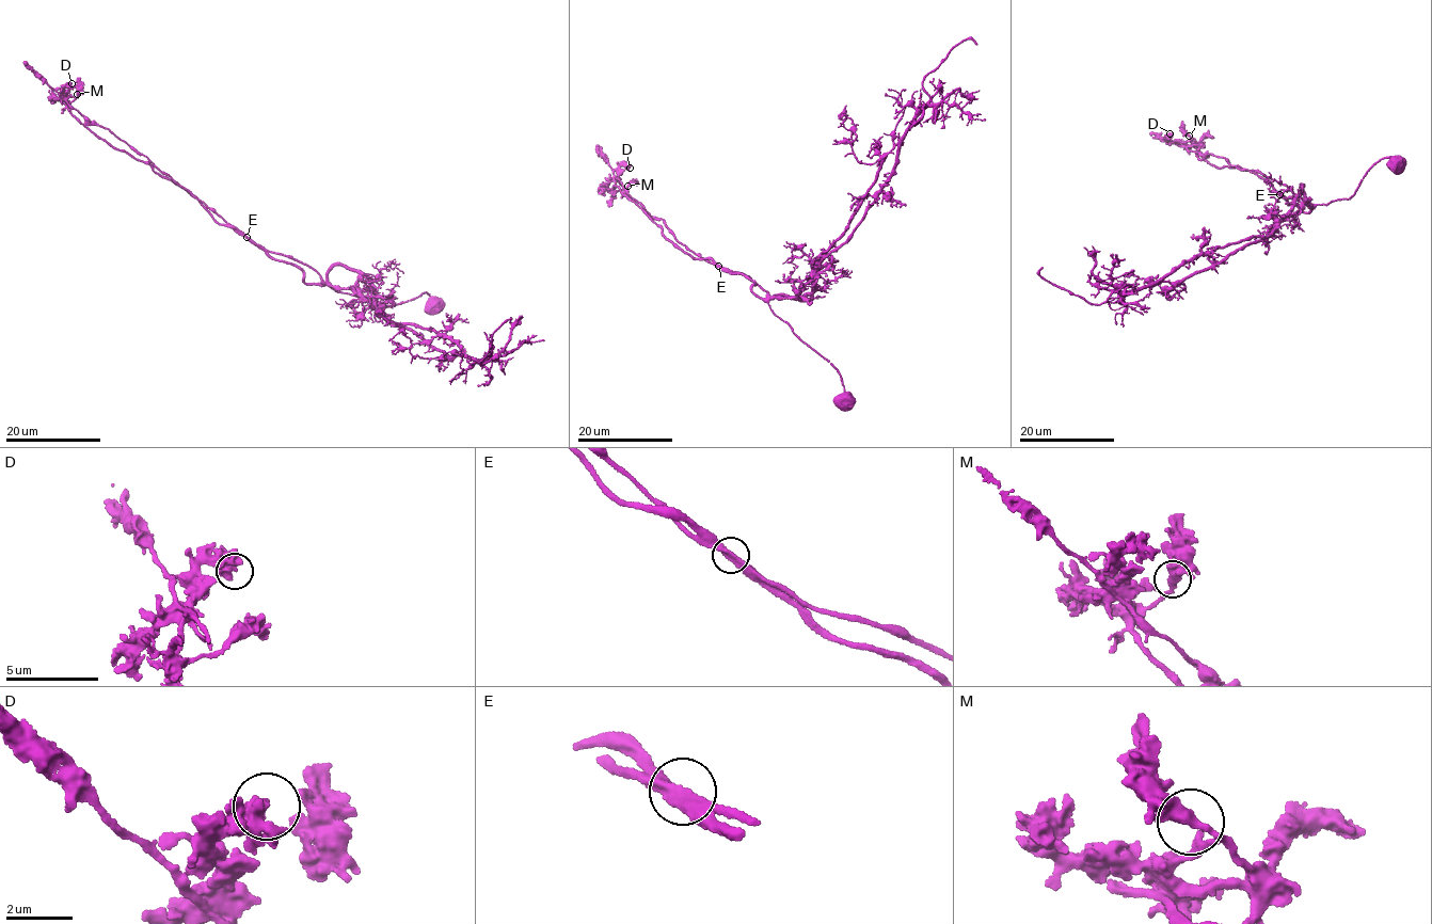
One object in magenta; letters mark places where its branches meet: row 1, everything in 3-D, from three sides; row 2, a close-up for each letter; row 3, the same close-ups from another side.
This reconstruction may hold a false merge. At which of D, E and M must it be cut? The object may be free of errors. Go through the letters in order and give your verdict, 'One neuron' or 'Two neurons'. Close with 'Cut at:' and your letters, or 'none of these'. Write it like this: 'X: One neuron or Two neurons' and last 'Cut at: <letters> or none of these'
D: One neuron
E: Two neurons
M: One neuron
Cut at: E

